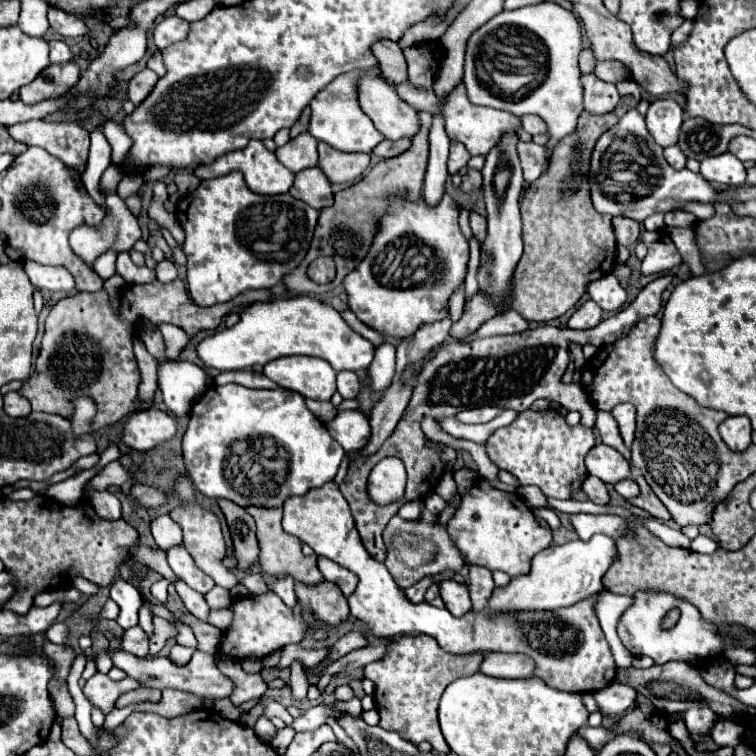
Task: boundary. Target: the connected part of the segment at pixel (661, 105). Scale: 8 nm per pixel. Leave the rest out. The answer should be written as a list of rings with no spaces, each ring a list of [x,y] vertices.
[[[672,99],[652,101],[650,109],[646,113],[648,131],[654,135],[656,143],[662,147],[678,143],[678,133],[680,133],[682,121],[684,121],[684,111]]]

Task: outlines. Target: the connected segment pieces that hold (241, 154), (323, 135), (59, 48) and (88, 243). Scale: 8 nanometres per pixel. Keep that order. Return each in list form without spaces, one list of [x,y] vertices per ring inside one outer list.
[[[252,139],[244,149],[240,151],[232,151],[232,153],[226,153],[222,157],[216,159],[216,163],[212,165],[200,165],[194,169],[194,175],[198,179],[214,179],[214,177],[220,177],[220,175],[226,175],[230,171],[242,171],[244,175],[244,181],[246,185],[250,187],[250,191],[254,193],[260,193],[260,195],[278,195],[278,193],[286,193],[292,183],[294,183],[294,173],[288,171],[272,151],[268,151],[262,141],[258,139]]]
[[[372,67],[372,71],[350,71],[350,73],[344,73],[344,75],[336,77],[324,91],[320,91],[316,95],[316,99],[310,103],[312,119],[310,119],[308,133],[312,137],[316,137],[318,141],[328,143],[330,147],[334,147],[338,151],[346,151],[346,153],[350,153],[350,151],[352,153],[354,151],[370,153],[384,139],[382,133],[376,131],[372,119],[366,117],[366,113],[362,111],[362,107],[358,103],[358,95],[356,95],[358,93],[358,81],[364,75],[382,77],[380,67]]]
[[[48,41],[48,45],[50,45],[50,61],[52,63],[66,63],[66,61],[72,59],[72,53],[66,47],[66,43],[62,43],[62,41]]]
[[[104,193],[108,215],[100,227],[83,225],[72,231],[70,245],[72,249],[88,263],[102,255],[108,249],[128,251],[140,239],[140,227],[136,217],[130,213],[126,203],[116,193]]]

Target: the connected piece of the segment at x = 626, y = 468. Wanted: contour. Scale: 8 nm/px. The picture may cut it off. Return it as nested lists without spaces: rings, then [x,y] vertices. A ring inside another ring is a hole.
[[[594,445],[586,455],[586,467],[590,475],[610,485],[632,477],[630,463],[608,445]]]

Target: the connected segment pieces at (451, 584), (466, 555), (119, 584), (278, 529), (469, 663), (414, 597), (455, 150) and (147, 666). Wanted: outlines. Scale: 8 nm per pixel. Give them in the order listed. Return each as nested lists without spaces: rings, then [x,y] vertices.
[[[454,579],[440,581],[440,597],[446,603],[446,609],[454,617],[462,617],[472,609],[470,601],[470,589],[464,583],[456,583]]]
[[[478,479],[460,495],[460,505],[446,523],[446,529],[466,563],[490,571],[500,569],[512,577],[526,573],[532,557],[552,543],[552,531],[534,519],[530,507],[518,493],[500,491],[486,479]]]
[[[116,579],[110,587],[110,599],[114,599],[120,607],[120,615],[116,619],[118,625],[122,629],[134,627],[138,623],[138,607],[142,607],[142,595],[138,589],[124,579]]]
[[[246,507],[246,511],[254,517],[260,541],[260,569],[270,577],[292,577],[304,585],[318,585],[324,581],[322,573],[316,567],[316,555],[306,557],[300,549],[300,539],[282,531],[282,509],[260,509],[260,507]]]
[[[402,635],[390,639],[386,643],[386,655],[380,661],[368,663],[364,667],[364,675],[376,685],[374,699],[380,713],[378,725],[388,731],[400,733],[414,745],[428,741],[434,751],[444,755],[450,753],[450,747],[446,745],[438,725],[438,701],[448,683],[456,681],[458,677],[478,673],[482,661],[482,653],[462,657],[450,655],[448,651],[442,651],[442,647],[438,647],[438,643],[430,635]]]
[[[424,577],[424,579],[420,579],[418,583],[414,583],[412,587],[408,587],[404,593],[406,593],[406,597],[412,601],[412,603],[420,603],[420,601],[424,601],[424,593],[426,593],[426,589],[430,587],[434,583],[434,577]]]
[[[450,143],[450,157],[448,157],[448,171],[450,173],[458,173],[460,169],[464,169],[468,165],[470,153],[466,151],[466,147],[462,147],[462,143]]]
[[[122,649],[112,651],[112,661],[128,677],[140,681],[140,687],[152,687],[152,689],[160,689],[160,691],[164,691],[164,689],[186,691],[186,693],[196,695],[202,701],[202,705],[208,709],[214,705],[214,701],[230,697],[234,687],[236,687],[230,677],[226,677],[218,671],[218,667],[214,665],[214,657],[210,657],[202,651],[196,651],[194,657],[186,665],[176,665],[168,657],[136,657],[136,655],[130,655],[128,651],[122,651]]]

